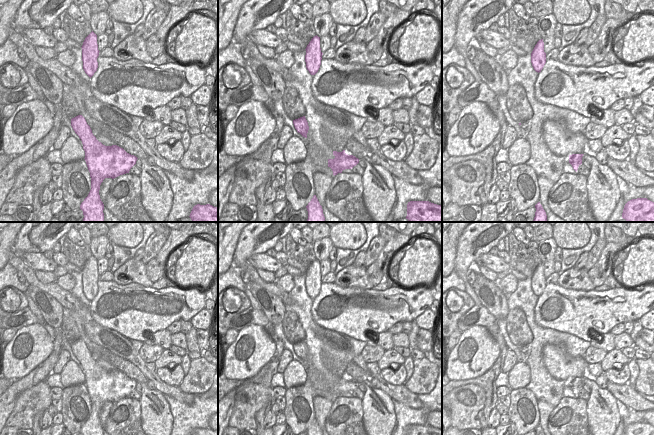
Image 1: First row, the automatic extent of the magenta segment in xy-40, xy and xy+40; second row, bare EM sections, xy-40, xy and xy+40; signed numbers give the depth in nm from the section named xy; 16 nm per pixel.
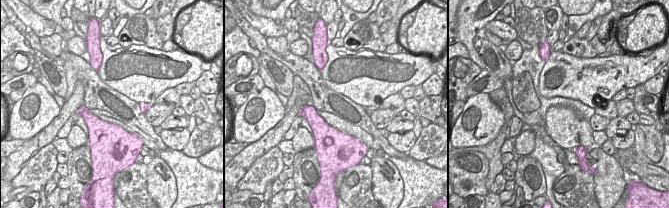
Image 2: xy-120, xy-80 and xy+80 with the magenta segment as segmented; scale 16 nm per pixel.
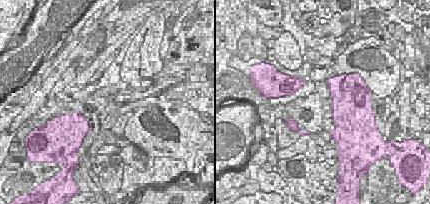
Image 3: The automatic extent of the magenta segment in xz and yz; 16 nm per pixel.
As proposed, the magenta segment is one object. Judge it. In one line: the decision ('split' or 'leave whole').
split

